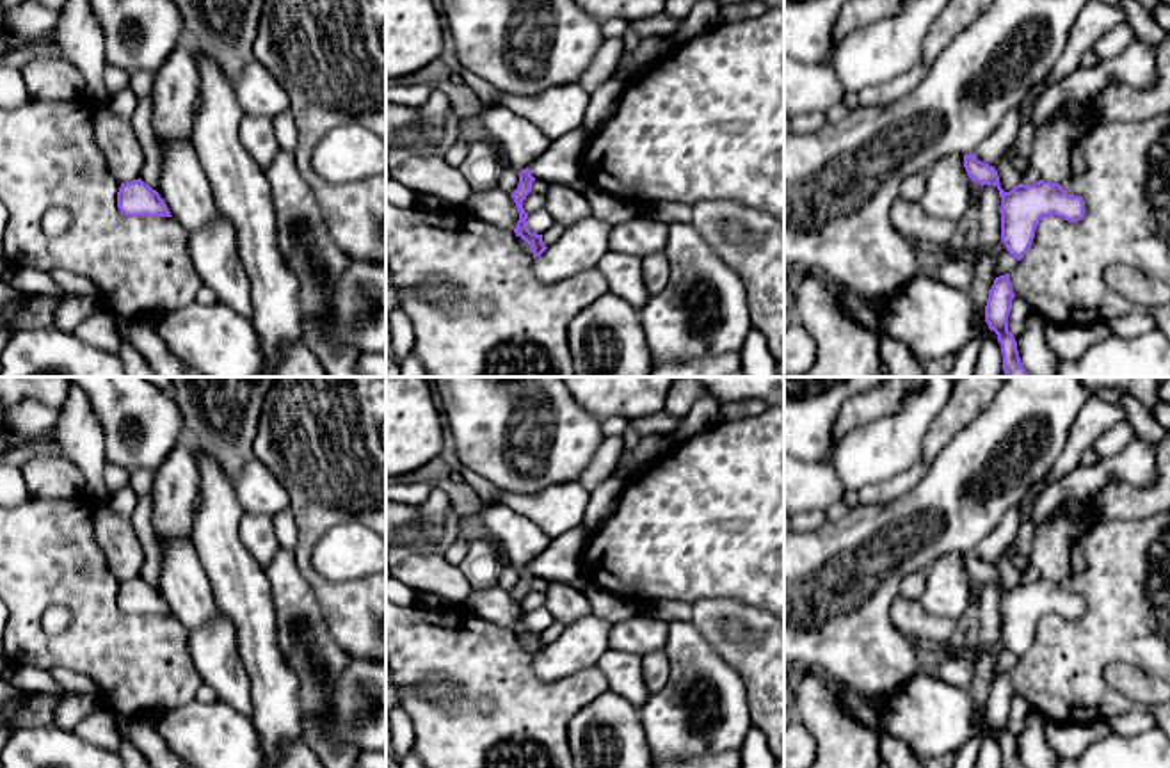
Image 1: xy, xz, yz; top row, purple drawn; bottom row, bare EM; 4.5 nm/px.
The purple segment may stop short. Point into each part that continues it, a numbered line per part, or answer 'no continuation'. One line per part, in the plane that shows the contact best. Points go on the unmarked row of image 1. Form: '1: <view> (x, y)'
no continuation

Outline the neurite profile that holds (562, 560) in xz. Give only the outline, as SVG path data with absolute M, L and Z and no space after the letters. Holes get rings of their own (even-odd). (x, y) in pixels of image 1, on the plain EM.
M581 524L553 537L551 544L528 564L532 574L549 583L565 583L585 592L592 585L585 567L585 549L590 535Z

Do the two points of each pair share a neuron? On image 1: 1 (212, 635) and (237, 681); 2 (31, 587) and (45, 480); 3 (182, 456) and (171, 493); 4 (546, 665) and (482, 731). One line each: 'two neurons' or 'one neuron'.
1: one neuron
2: two neurons
3: one neuron
4: two neurons

